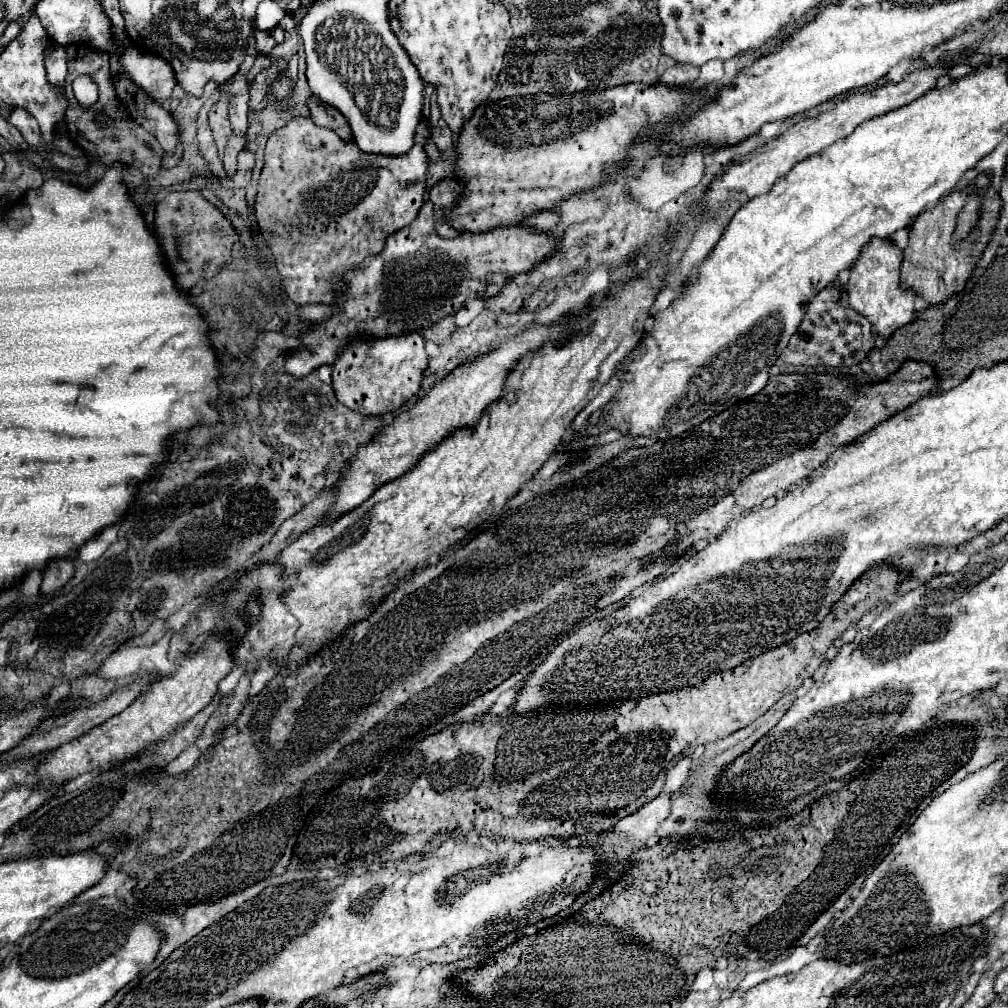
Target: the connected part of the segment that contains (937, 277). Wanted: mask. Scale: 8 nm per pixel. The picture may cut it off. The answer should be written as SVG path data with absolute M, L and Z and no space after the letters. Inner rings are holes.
M984 172L984 178L988 180L988 186L980 188L980 198L984 200L980 206L980 218L964 240L954 244L954 230L958 214L962 212L966 196L970 194L970 188L952 190L932 210L924 210L922 214L918 214L910 228L910 242L904 248L904 260L900 268L902 284L904 288L912 288L916 294L922 294L930 304L938 304L946 300L946 296L952 296L954 292L962 292L966 280L972 274L972 268L978 262L978 256L986 248L986 242L990 240L990 234L998 222L1000 196L992 184L992 174Z

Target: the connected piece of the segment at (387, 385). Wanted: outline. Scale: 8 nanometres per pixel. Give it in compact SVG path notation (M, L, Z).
M418 332L378 340L354 340L354 344L334 362L332 388L338 402L366 416L382 416L404 406L404 402L418 394L424 370L428 368L424 344L426 340Z

